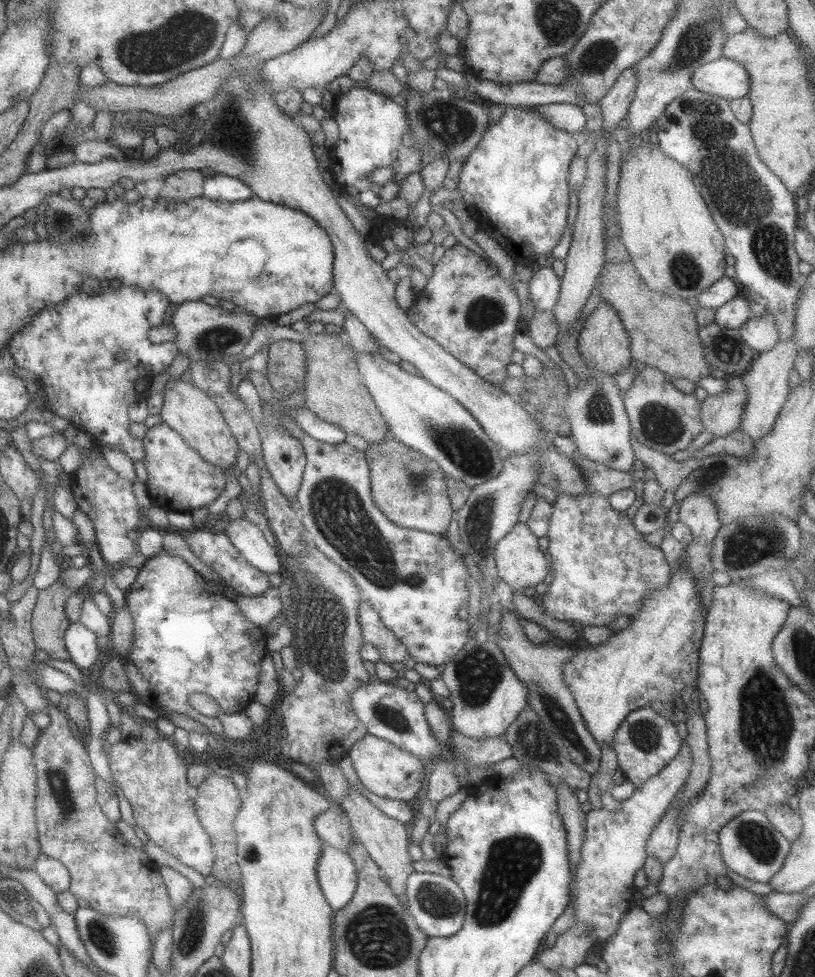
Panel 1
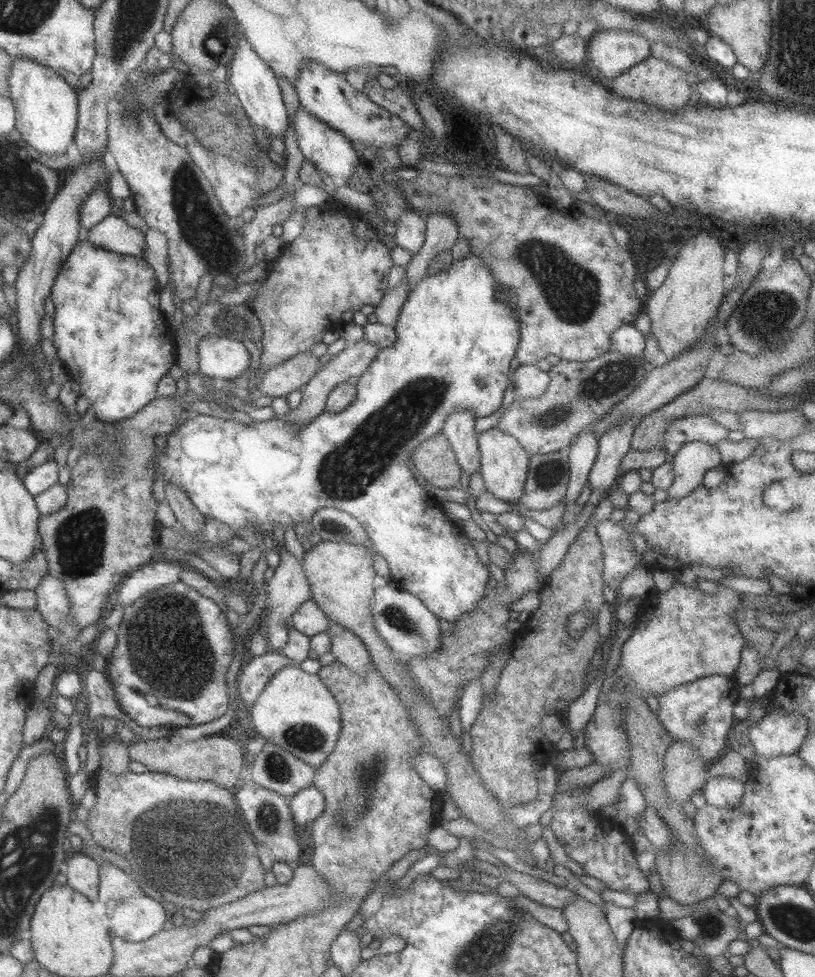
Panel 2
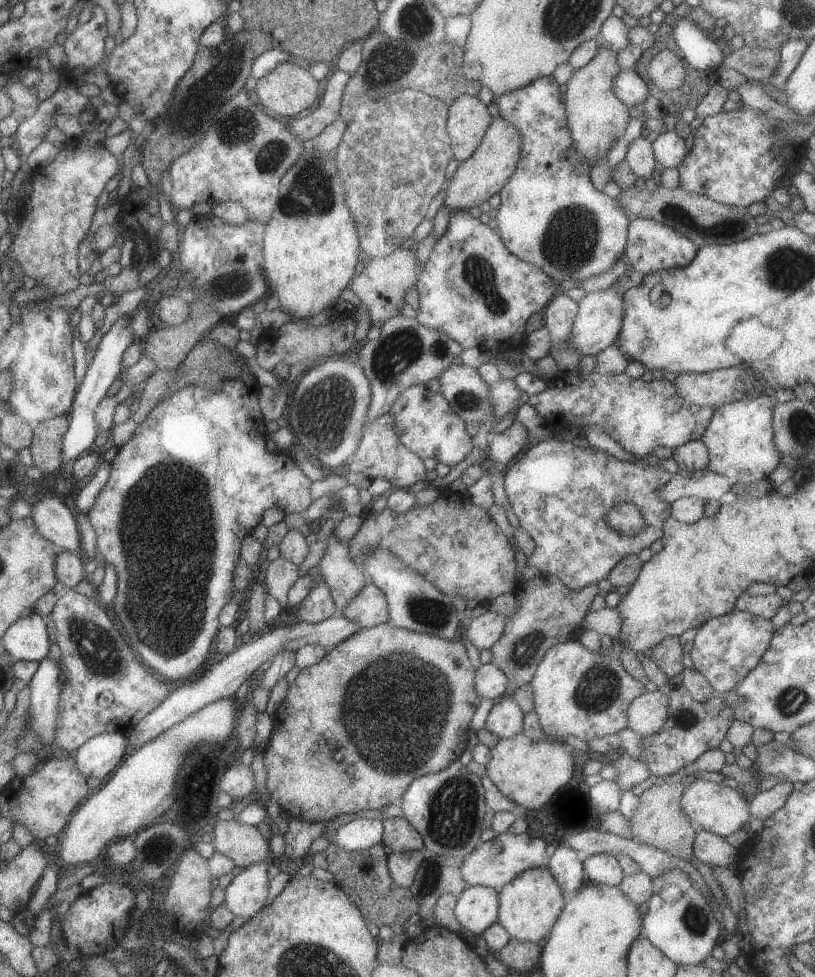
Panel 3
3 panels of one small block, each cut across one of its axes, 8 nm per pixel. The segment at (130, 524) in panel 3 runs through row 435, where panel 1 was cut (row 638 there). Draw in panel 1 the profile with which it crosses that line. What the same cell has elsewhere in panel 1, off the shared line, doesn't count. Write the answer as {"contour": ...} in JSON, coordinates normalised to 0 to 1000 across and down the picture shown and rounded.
{"contour":[[[199,564],[179,572],[169,582],[167,593],[152,604],[163,639],[162,659],[152,677],[161,709],[168,711],[171,719],[190,727],[195,734],[205,733],[210,728],[218,729],[249,741],[258,750],[274,750],[271,738],[265,734],[249,735],[229,719],[231,710],[248,708],[258,712],[274,731],[298,729],[312,716],[318,700],[320,675],[328,668],[328,650],[296,628],[286,613],[255,604],[253,593],[220,569]]]}

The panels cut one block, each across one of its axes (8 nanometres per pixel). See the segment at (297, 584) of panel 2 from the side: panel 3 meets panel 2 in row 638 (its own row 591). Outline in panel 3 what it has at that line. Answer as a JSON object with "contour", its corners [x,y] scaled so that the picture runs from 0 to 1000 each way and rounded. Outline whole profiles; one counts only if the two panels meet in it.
{"contour":[[[342,570],[333,574],[323,588],[324,603],[345,621],[352,621],[351,608],[360,597],[366,593],[367,582],[363,577],[351,571]]]}

